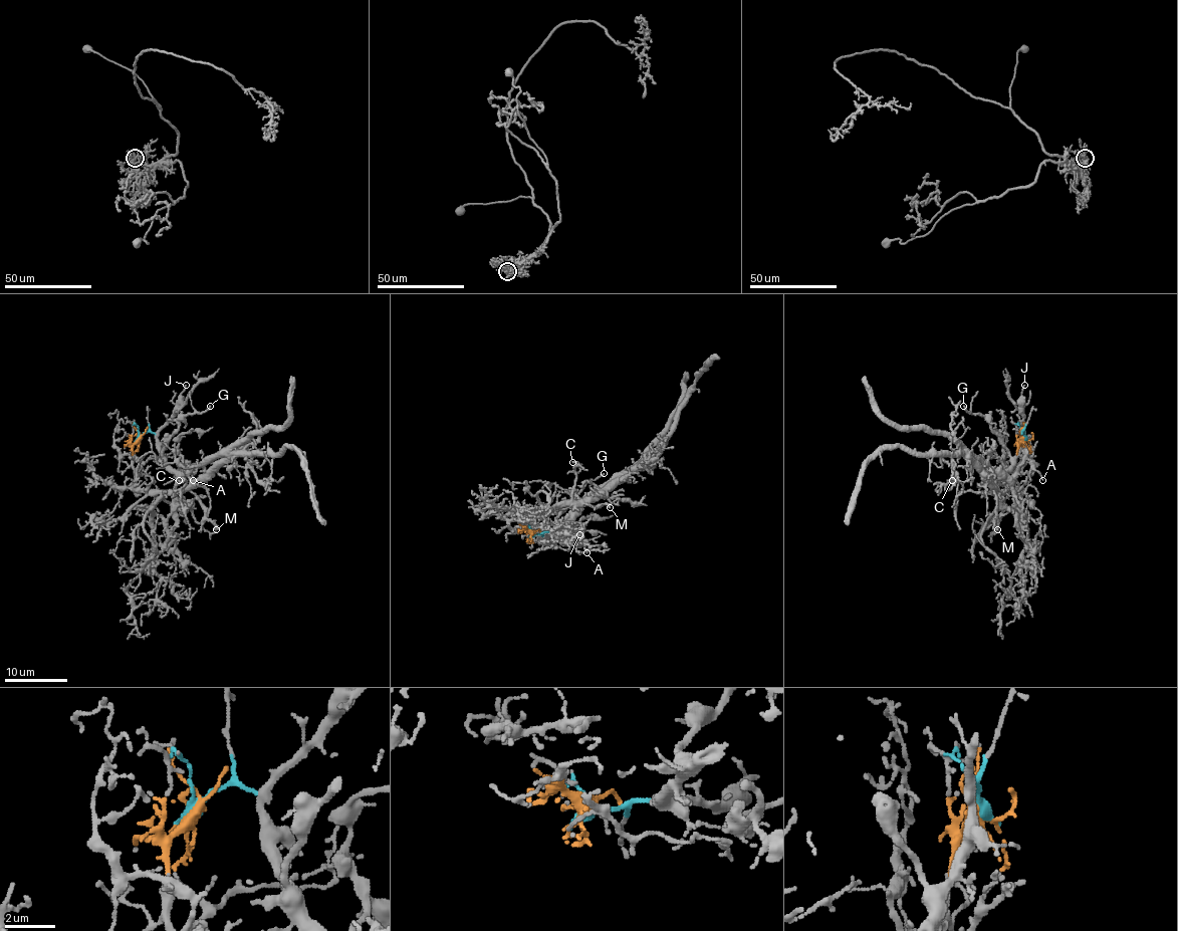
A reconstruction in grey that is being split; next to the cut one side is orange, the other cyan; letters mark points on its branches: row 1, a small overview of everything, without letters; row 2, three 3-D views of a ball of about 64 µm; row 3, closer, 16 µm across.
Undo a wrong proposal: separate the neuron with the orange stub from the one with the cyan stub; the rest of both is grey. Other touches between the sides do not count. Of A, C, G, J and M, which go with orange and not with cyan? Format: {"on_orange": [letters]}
{"on_orange": ["C", "M"]}

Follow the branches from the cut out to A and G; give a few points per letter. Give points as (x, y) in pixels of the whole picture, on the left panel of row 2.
A: (139, 438), (151, 432), (156, 448), (178, 476), (181, 459), (195, 470), (194, 479)
G: (139, 438), (151, 432), (162, 457), (167, 438), (181, 419), (202, 413), (210, 405)

